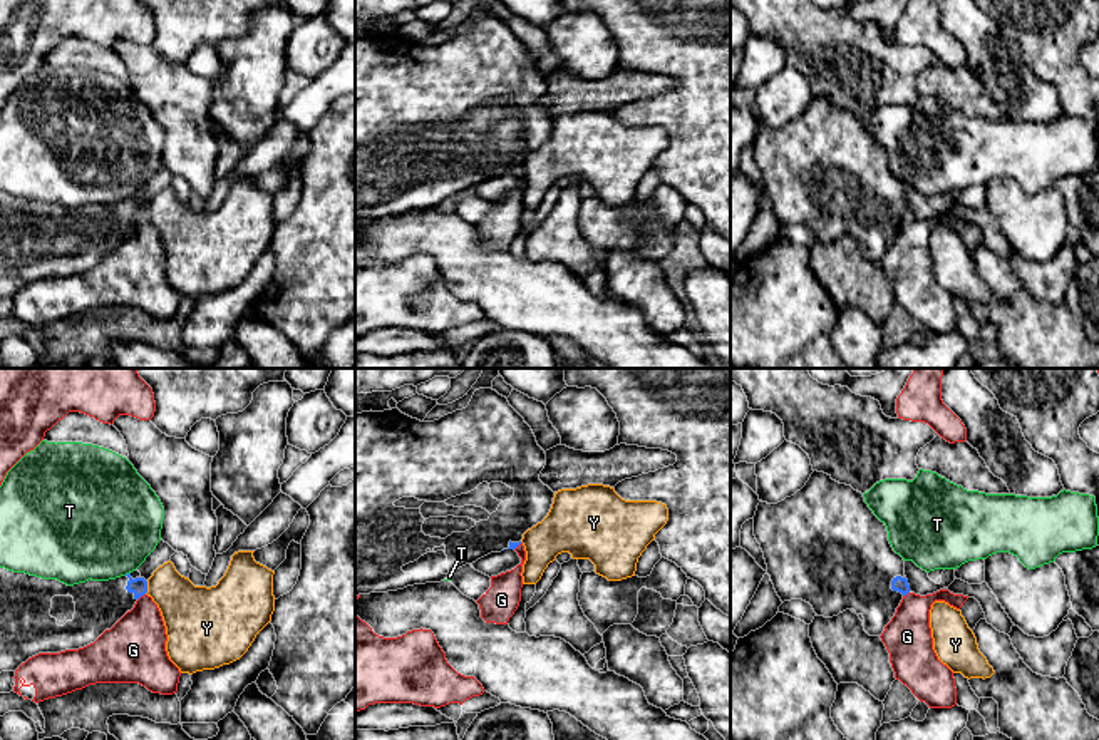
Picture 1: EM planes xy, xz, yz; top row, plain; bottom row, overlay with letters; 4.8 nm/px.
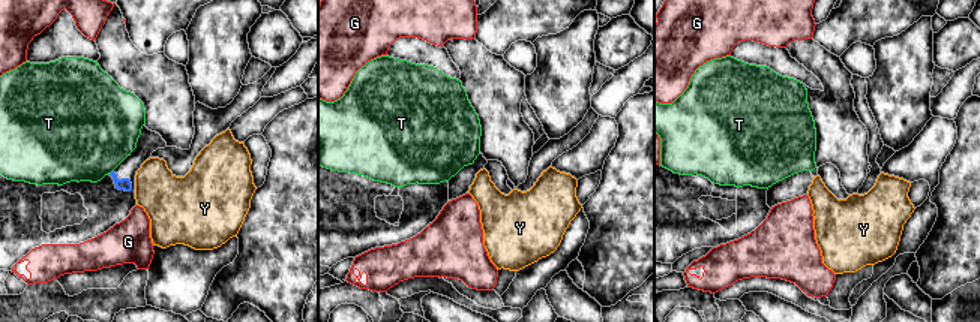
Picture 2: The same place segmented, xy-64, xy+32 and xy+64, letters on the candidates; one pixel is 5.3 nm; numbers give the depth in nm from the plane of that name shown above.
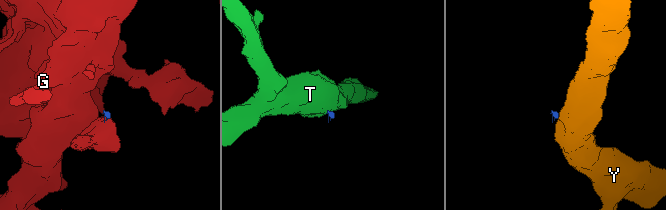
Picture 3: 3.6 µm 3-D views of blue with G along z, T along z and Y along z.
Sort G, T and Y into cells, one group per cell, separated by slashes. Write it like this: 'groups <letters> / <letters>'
groups G / T / Y

